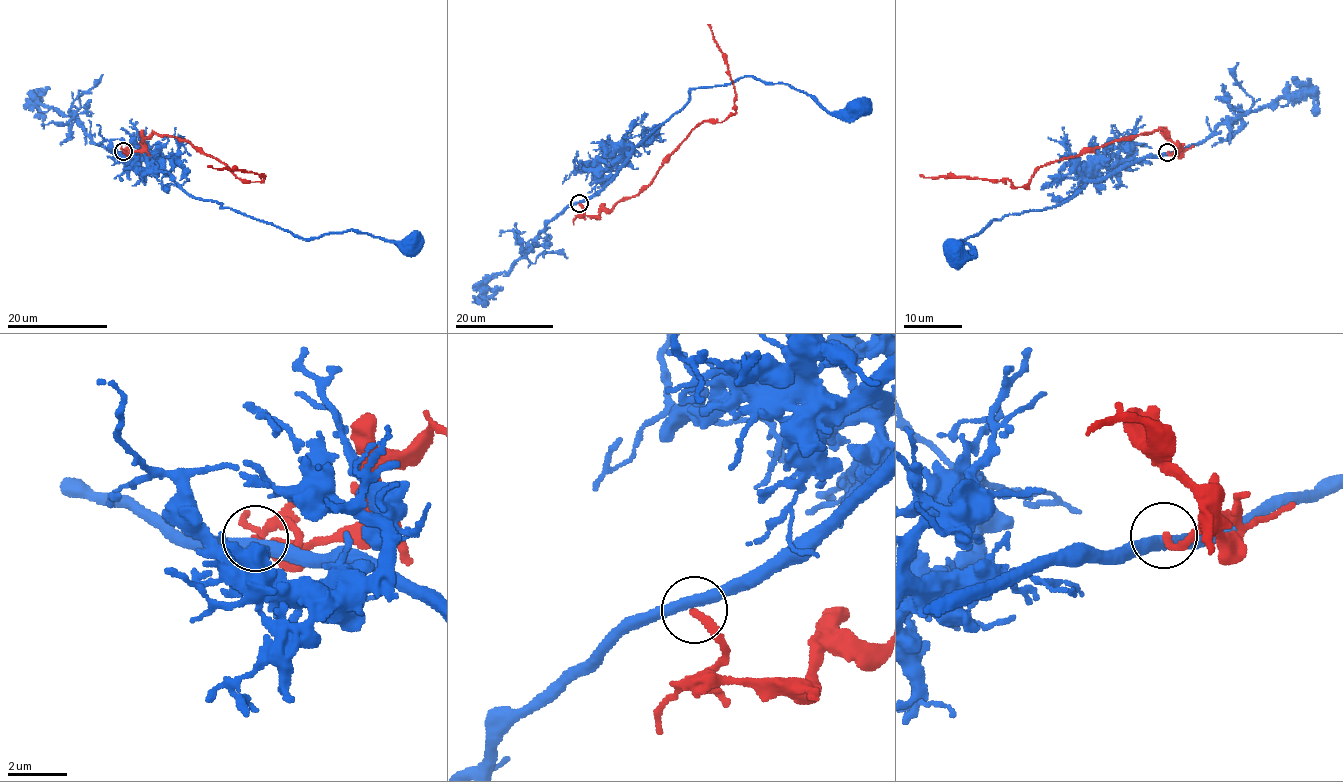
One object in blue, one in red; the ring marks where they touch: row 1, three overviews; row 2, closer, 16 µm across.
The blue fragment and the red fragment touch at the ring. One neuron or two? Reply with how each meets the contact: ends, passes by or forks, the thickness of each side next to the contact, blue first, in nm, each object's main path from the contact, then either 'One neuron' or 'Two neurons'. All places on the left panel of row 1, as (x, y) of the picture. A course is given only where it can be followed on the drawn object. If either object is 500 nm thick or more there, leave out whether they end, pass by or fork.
At the ring blue passes by. At the ring red ends. Thickness 400 nm (blue) against 240 nm. Course of blue: (122, 151), (141, 153), (153, 160), (196, 198), (215, 200), (223, 207), (304, 238), (356, 230), (410, 246). Course of red: (122, 151), (142, 145), (153, 132), (200, 147), (238, 178), (262, 181), (264, 175), (207, 165). Two neurons

